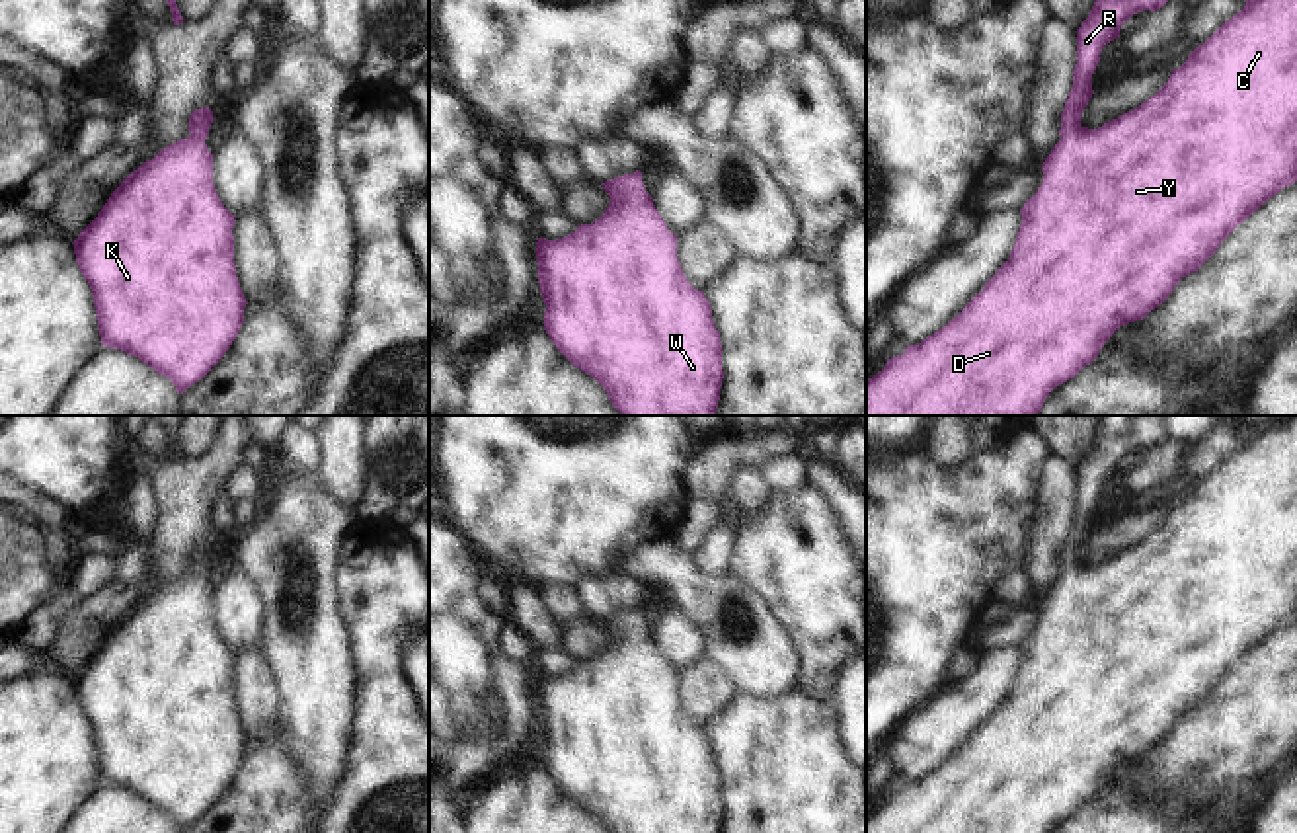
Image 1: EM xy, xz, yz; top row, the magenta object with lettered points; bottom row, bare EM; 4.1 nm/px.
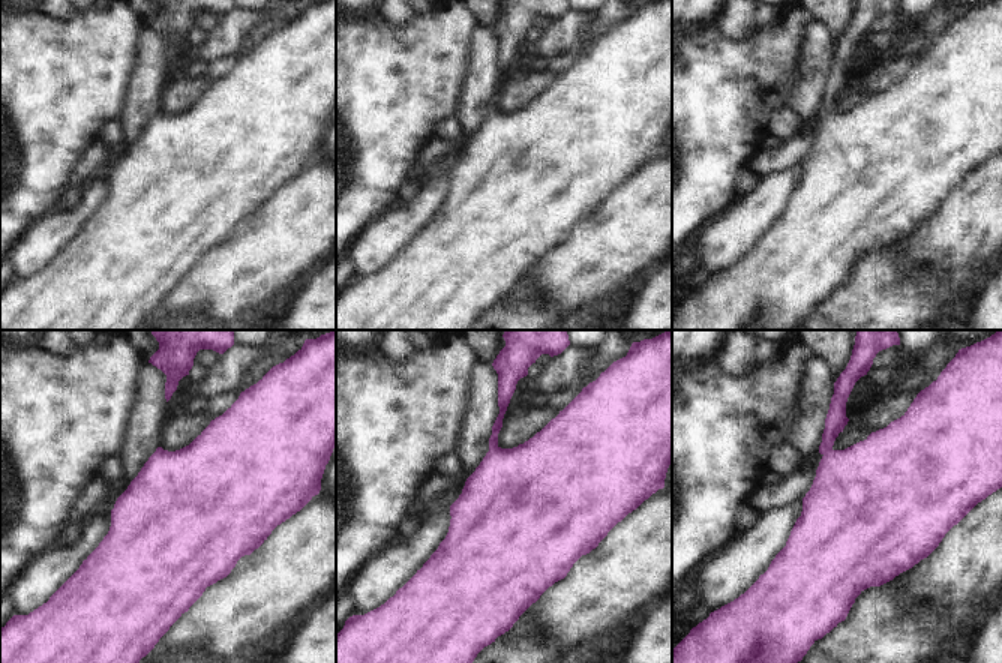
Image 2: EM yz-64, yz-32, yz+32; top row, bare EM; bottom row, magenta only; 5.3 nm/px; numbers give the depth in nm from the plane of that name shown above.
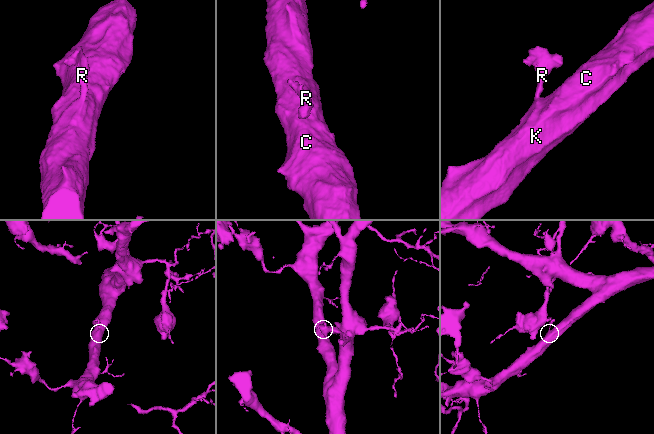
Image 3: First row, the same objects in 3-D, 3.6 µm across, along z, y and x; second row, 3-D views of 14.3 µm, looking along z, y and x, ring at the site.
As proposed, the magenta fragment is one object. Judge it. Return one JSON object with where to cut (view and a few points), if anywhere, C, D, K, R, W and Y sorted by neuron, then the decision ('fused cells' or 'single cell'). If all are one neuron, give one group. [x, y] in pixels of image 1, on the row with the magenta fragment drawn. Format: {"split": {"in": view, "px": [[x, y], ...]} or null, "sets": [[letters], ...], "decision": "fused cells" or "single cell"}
{"split": null, "sets": [["C", "D", "K", "R", "W", "Y"]], "decision": "single cell"}

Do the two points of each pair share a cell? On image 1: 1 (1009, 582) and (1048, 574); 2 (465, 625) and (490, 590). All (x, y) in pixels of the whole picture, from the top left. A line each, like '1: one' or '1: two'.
1: two
2: two

